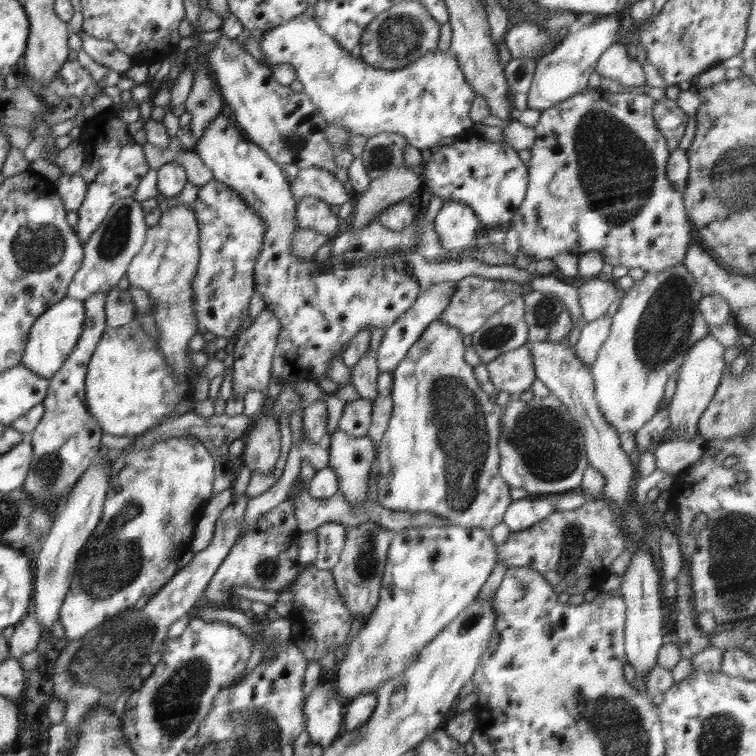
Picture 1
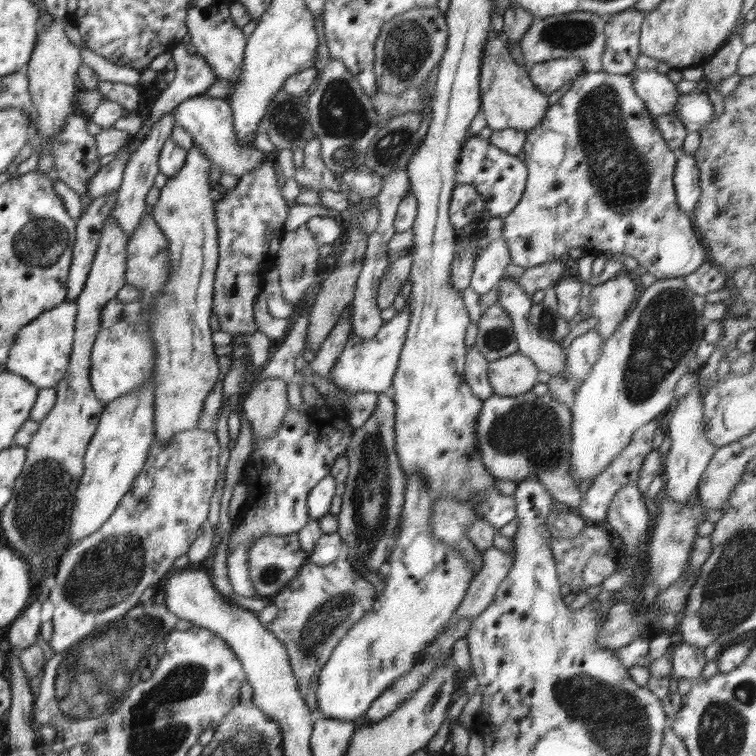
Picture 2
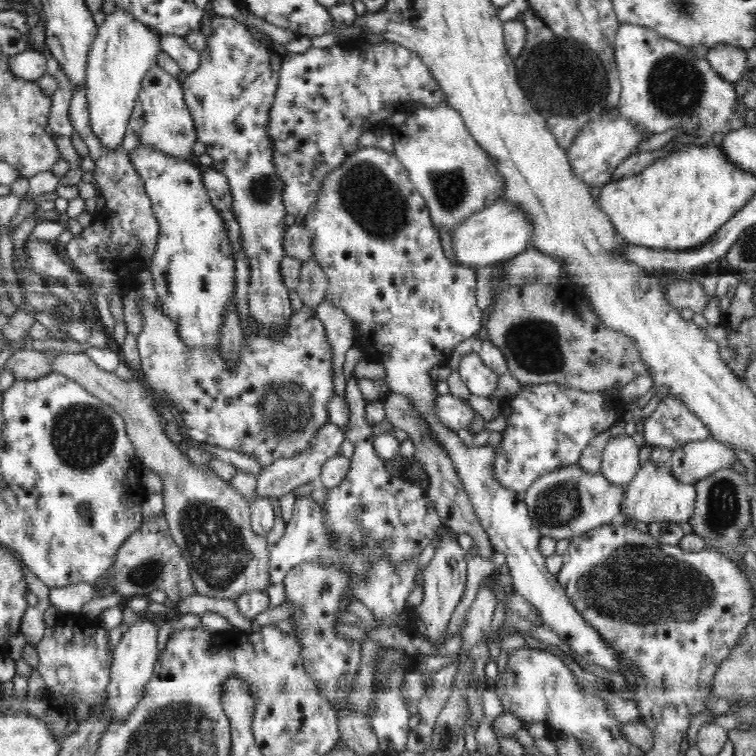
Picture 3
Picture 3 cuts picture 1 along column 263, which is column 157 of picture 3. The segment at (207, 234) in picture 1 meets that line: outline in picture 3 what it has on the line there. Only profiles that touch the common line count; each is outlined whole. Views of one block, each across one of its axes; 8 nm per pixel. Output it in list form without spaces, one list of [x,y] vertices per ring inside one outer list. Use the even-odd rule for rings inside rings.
[[[84,86],[73,92],[69,119],[73,122],[75,133],[86,142],[90,158],[94,160],[95,169],[88,179],[94,183],[102,196],[100,206],[104,204],[106,216],[94,219],[91,225],[83,227],[79,235],[73,235],[65,249],[74,267],[90,282],[90,288],[94,293],[102,294],[107,300],[111,294],[119,294],[125,299],[124,294],[129,287],[133,291],[137,288],[138,274],[151,266],[160,234],[160,223],[152,211],[145,184],[131,163],[129,153],[125,150],[112,150],[109,154],[107,148],[102,146],[93,133]]]

